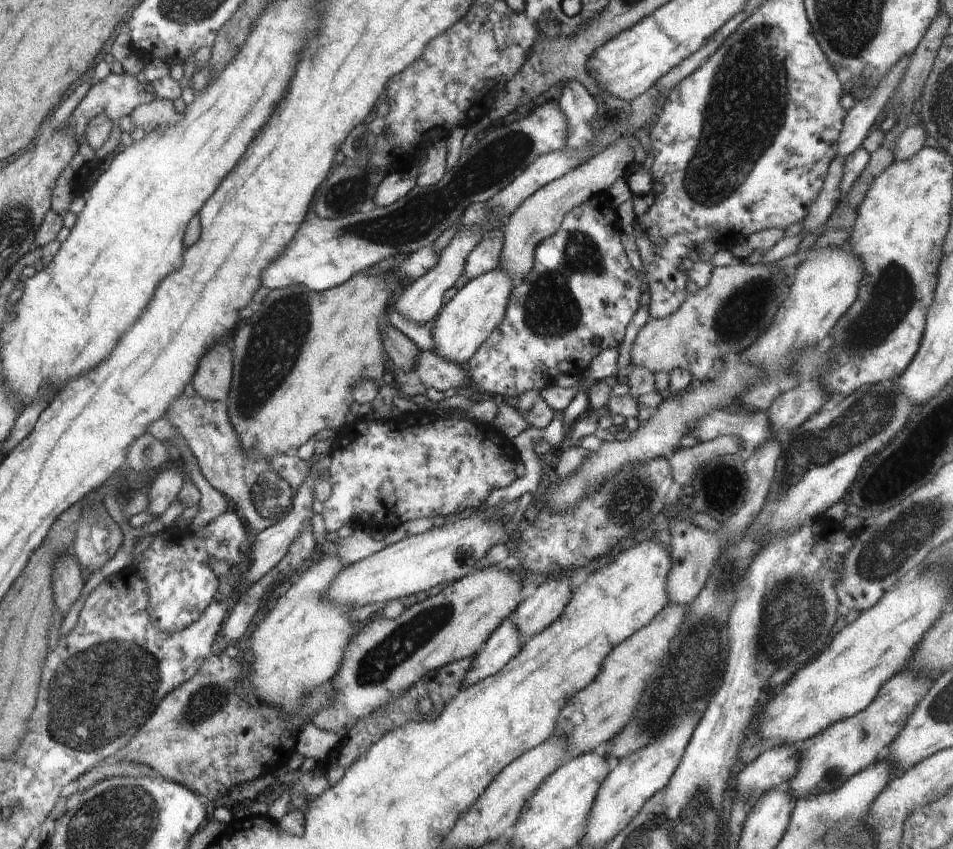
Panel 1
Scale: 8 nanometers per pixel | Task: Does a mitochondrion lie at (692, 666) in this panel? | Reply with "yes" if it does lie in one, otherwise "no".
yes

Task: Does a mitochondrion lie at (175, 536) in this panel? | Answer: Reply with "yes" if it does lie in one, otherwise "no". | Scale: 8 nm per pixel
no

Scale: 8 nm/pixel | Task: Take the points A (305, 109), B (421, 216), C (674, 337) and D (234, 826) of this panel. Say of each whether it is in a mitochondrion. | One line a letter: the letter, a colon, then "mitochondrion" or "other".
A: other
B: mitochondrion
C: other
D: other

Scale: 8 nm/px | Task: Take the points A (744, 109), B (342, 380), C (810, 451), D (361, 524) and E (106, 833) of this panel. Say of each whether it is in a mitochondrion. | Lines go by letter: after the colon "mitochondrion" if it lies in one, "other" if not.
A: mitochondrion
B: other
C: mitochondrion
D: other
E: mitochondrion

